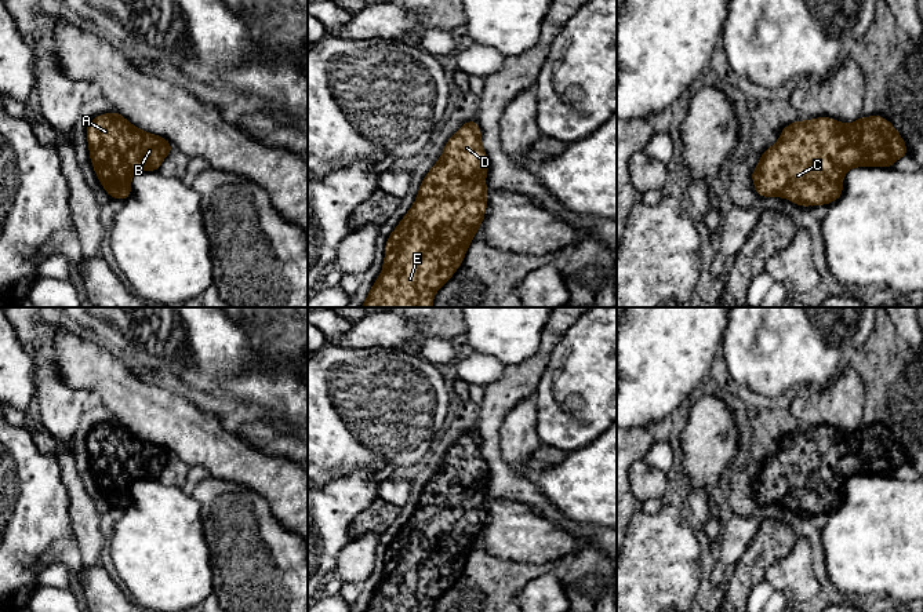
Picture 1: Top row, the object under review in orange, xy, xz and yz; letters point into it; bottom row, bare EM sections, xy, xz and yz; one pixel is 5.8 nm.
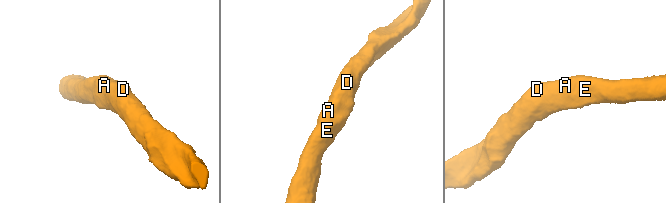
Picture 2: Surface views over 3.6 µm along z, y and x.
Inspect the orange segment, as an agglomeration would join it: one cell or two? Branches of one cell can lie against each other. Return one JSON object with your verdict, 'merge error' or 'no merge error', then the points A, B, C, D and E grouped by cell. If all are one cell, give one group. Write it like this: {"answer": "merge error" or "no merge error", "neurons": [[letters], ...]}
{"answer": "no merge error", "neurons": [["A", "B", "C", "D", "E"]]}

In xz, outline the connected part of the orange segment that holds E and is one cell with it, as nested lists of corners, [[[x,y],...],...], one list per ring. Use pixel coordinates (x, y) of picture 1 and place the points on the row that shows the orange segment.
[[[476,120],[466,121],[447,141],[415,203],[386,240],[384,269],[361,307],[432,307],[435,294],[461,266],[484,219],[487,170],[482,130]]]

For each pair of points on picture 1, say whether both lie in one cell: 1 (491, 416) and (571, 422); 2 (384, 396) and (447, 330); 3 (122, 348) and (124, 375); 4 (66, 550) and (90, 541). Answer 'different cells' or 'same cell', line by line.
1: different cells
2: different cells
3: different cells
4: different cells

